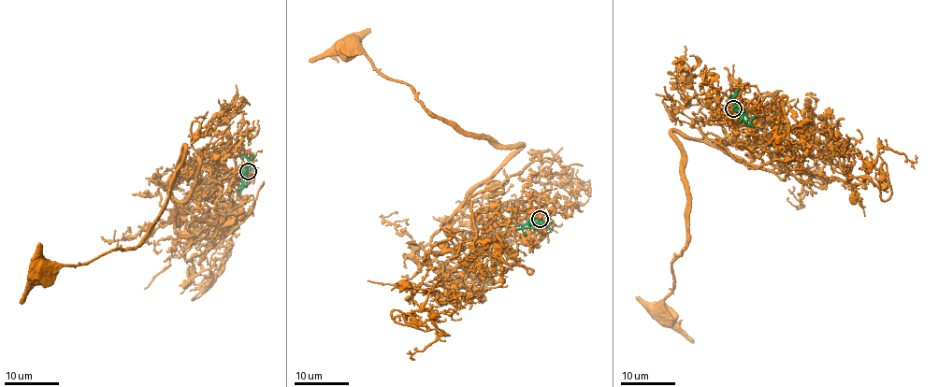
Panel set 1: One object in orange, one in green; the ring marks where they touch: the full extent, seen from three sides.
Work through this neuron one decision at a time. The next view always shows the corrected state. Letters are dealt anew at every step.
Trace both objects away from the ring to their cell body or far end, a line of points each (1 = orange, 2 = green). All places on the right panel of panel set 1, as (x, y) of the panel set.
1: (733, 109), (721, 119), (729, 129), (738, 124), (727, 141), (714, 146), (672, 132), (688, 215), (662, 318)
2: (733, 109), (737, 108), (754, 127)

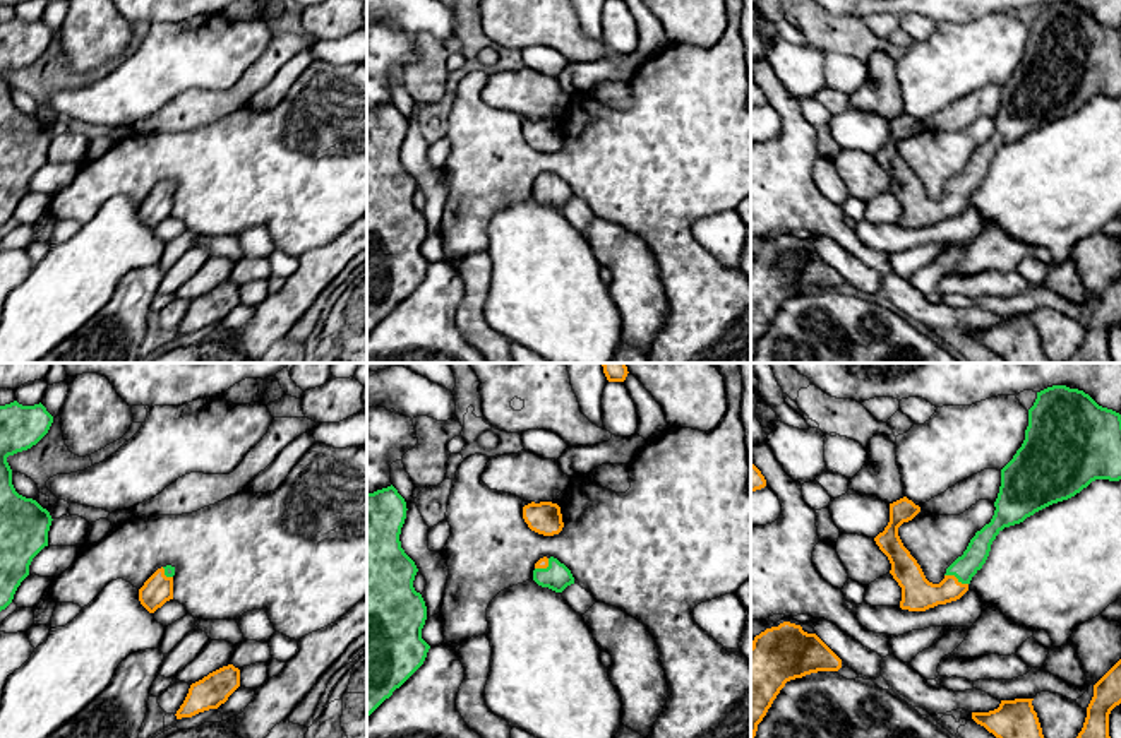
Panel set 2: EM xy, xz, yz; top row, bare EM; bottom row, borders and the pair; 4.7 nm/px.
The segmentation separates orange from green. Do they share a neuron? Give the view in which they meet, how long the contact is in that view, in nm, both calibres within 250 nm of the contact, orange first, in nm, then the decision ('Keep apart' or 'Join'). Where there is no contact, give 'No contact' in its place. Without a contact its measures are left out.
Touches orange in yz. Shared border 120 nm. Thickness 160 nm (orange) against 110 nm. Join

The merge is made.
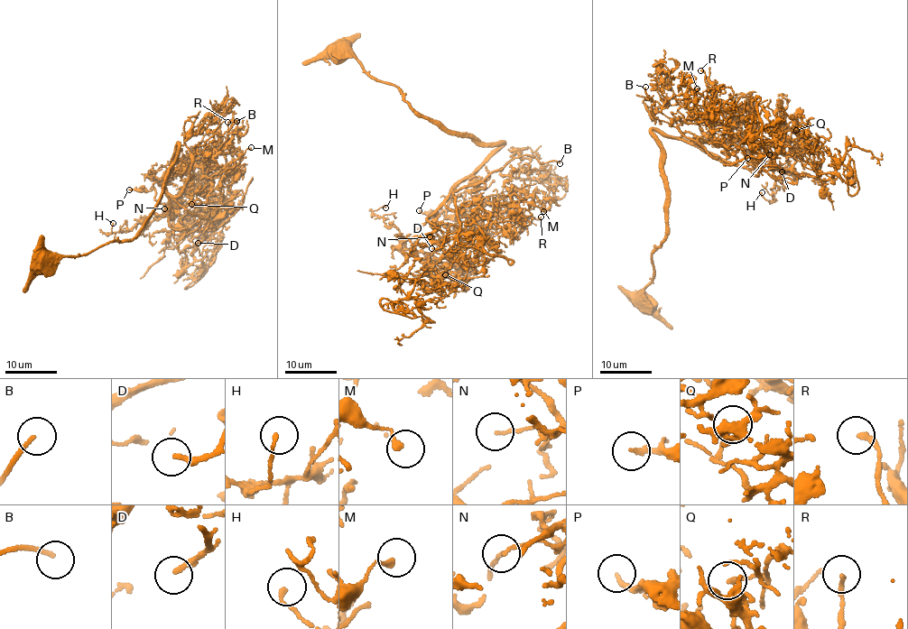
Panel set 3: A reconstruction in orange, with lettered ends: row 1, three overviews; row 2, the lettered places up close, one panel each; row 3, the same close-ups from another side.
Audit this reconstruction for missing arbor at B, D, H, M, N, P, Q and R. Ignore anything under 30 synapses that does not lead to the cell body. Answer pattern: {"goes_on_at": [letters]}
{"goes_on_at": ["B", "D"]}

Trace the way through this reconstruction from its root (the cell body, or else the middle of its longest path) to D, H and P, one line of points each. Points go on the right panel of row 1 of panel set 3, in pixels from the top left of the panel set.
D: (643, 306), (669, 205), (662, 151), (652, 130), (694, 143), (725, 164), (753, 157), (782, 171)
H: (643, 306), (669, 205), (662, 151), (652, 130), (737, 165), (773, 164), (782, 170), (771, 202), (762, 192)
P: (643, 306), (669, 205), (662, 151), (652, 130), (736, 165), (749, 163), (745, 148), (747, 158)

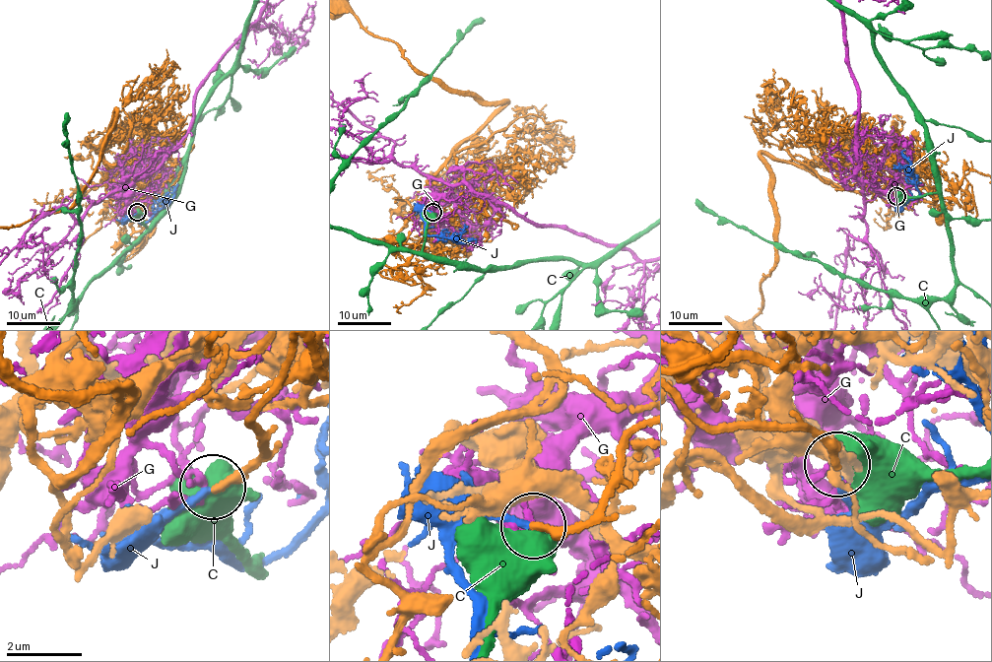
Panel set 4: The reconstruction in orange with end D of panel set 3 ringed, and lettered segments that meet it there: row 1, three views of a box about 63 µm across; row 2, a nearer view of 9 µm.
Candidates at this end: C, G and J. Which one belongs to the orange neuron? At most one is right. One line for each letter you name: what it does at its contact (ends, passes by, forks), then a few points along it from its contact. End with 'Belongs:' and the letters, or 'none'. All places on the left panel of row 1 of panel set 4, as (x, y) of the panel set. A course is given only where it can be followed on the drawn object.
J: It ends there. Its course: (137, 213), (130, 216), (129, 220), (143, 224), (146, 222), (170, 199), (176, 184)
Belongs: J

